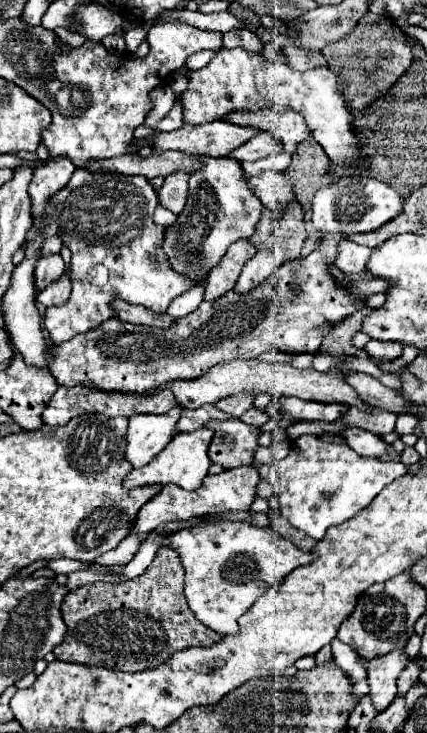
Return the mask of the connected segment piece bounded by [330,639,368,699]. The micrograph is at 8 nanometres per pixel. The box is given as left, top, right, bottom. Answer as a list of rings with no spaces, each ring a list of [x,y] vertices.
[[[334,639],[332,643],[334,661],[348,673],[348,677],[354,683],[354,695],[362,699],[368,695],[368,683],[366,683],[366,669],[360,663],[360,657],[356,657],[356,651],[350,645],[344,645],[340,639]]]

